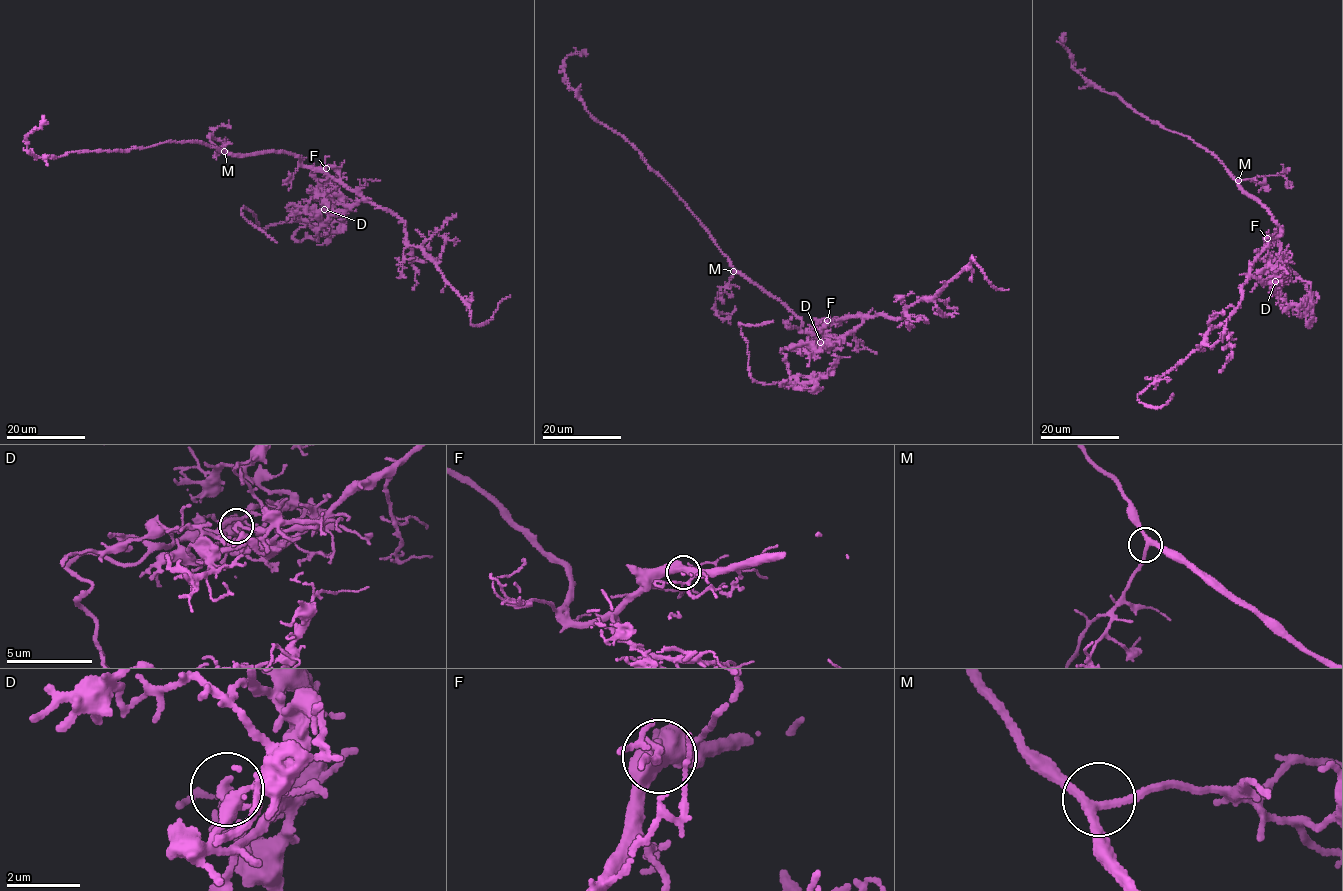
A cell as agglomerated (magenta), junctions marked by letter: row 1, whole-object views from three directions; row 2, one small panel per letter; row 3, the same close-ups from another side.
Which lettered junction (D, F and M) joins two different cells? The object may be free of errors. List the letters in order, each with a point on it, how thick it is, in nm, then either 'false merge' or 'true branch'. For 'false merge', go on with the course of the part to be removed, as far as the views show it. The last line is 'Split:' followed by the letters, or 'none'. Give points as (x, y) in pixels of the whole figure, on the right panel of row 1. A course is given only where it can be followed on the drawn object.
D: at (1275, 281); 160 nm thick; false merge; foreign part runs (1275, 281), (1274, 287), (1284, 281), (1288, 269), (1291, 279), (1317, 293), (1274, 253), (1250, 292)
F: at (1267, 238); 280 nm thick; true branch
M: at (1238, 180); 240 nm thick; true branch
Split: D

